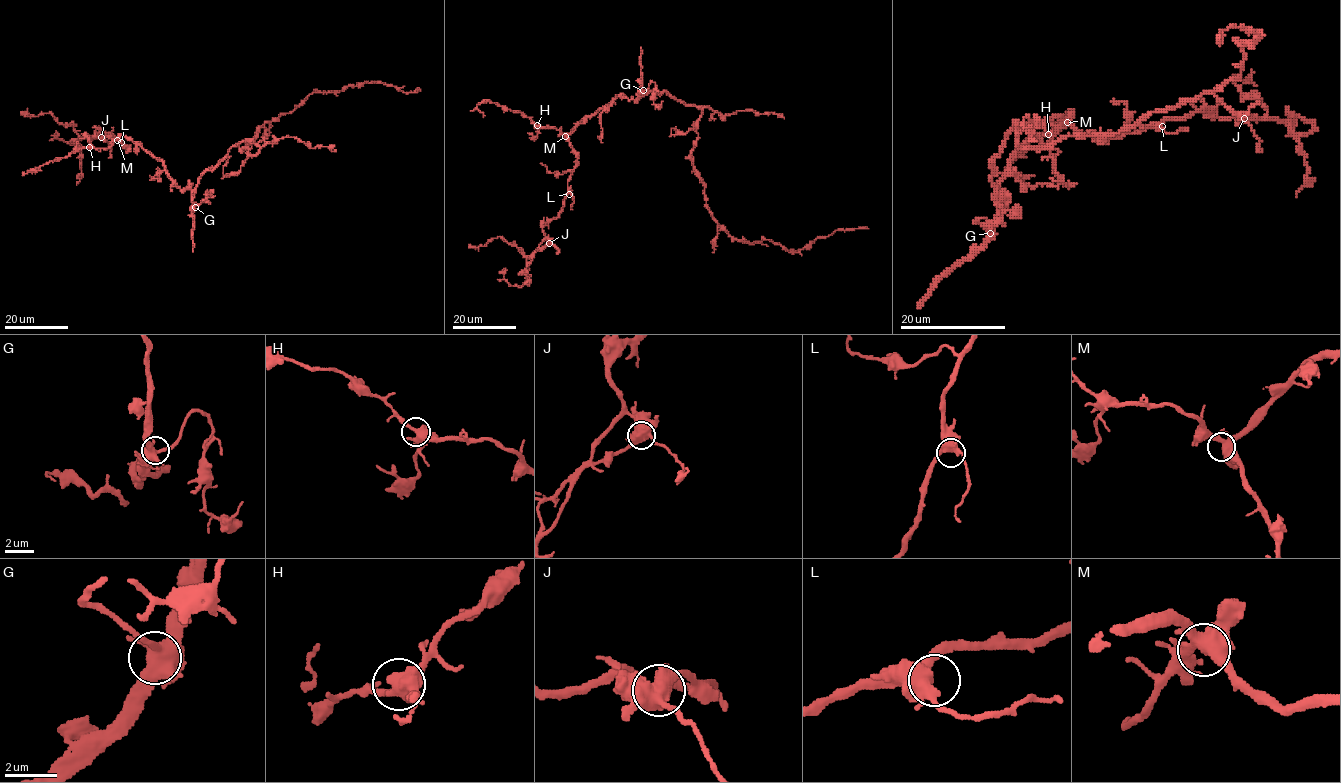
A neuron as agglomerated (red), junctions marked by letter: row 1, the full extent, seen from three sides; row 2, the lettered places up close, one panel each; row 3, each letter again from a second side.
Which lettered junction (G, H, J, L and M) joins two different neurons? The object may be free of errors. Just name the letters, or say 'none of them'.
J

